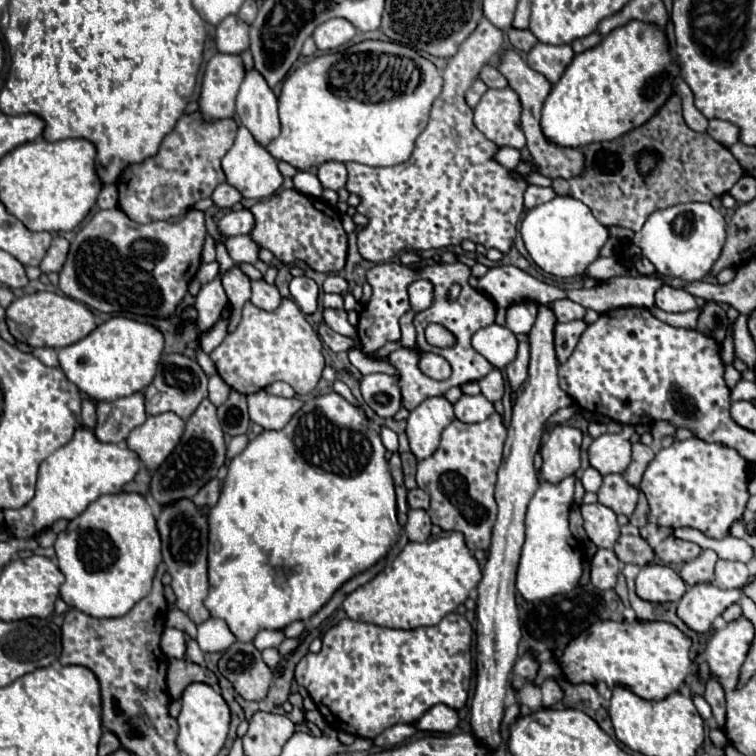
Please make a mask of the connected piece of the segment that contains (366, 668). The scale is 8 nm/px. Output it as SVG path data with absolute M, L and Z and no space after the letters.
M451 612L447 614L437 626L425 626L425 628L415 628L415 630L393 630L393 628L383 628L383 626L375 626L375 624L365 624L365 622L355 622L355 620L341 620L337 626L329 628L325 634L323 634L323 648L321 652L317 654L305 654L299 664L295 666L295 680L299 686L303 686L309 696L313 698L315 706L319 708L319 712L323 714L325 722L335 730L343 730L343 732L349 732L349 734L357 734L361 738L369 738L373 740L375 736L379 736L383 730L395 726L395 724L415 724L431 706L435 704L447 704L455 710L459 710L465 702L467 702L469 696L469 687L473 678L473 655L471 651L472 640L474 631L471 624L467 622L465 616L457 614L457 612Z

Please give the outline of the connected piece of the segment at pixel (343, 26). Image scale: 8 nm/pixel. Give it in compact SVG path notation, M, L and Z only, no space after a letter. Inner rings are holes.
M331 18L315 28L313 40L319 50L329 52L329 50L335 50L335 48L343 46L345 42L349 42L355 36L355 32L357 32L357 28L349 20Z

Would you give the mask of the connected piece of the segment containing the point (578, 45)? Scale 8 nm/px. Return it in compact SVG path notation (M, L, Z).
M593 32L593 34L589 34L589 36L583 36L583 38L575 40L571 46L573 46L573 50L579 54L579 52L583 52L583 50L587 50L587 48L597 46L599 40L601 40L601 34L599 34L599 32Z

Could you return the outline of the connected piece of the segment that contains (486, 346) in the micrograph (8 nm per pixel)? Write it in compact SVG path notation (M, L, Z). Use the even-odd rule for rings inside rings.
M499 324L477 330L471 342L473 342L473 348L499 370L503 370L517 354L515 334L509 328Z

